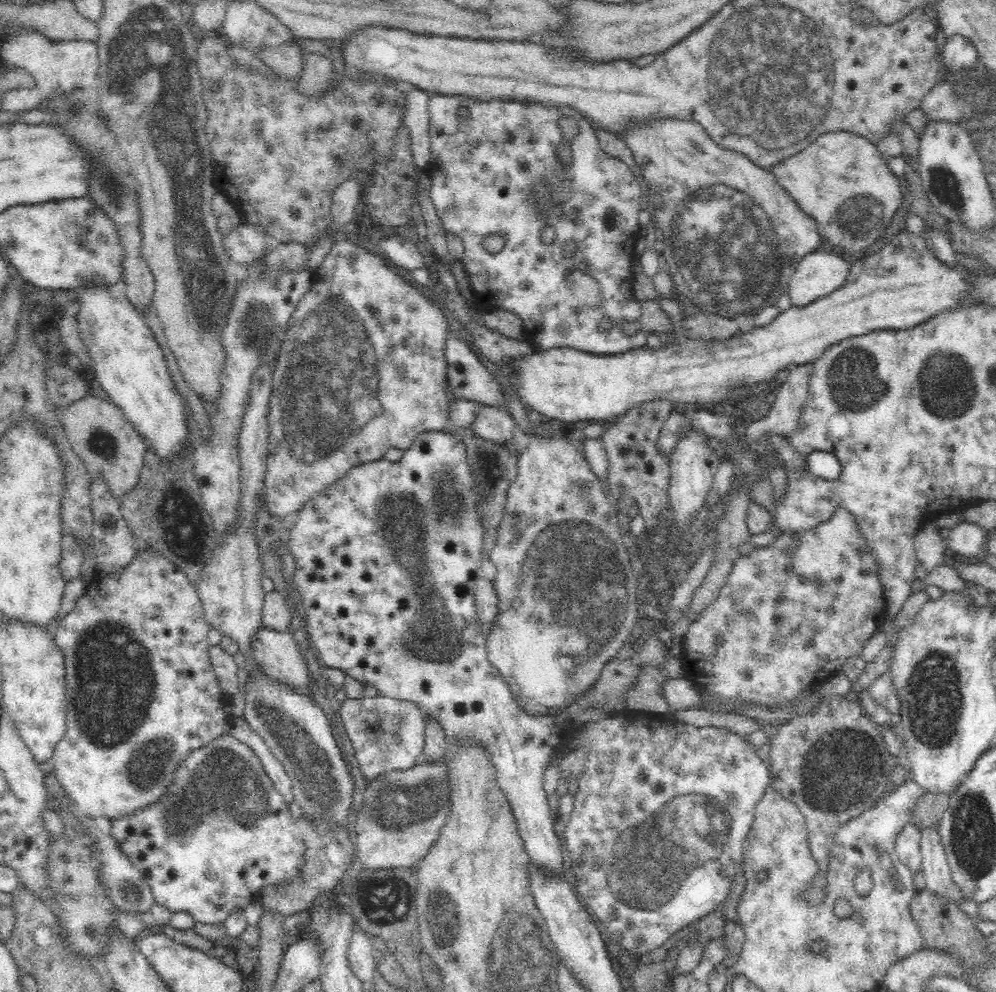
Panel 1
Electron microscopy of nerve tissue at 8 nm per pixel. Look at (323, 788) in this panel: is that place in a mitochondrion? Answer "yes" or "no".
yes

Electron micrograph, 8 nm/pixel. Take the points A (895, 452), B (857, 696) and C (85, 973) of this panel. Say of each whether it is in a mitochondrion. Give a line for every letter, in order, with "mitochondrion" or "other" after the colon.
A: other
B: other
C: other

